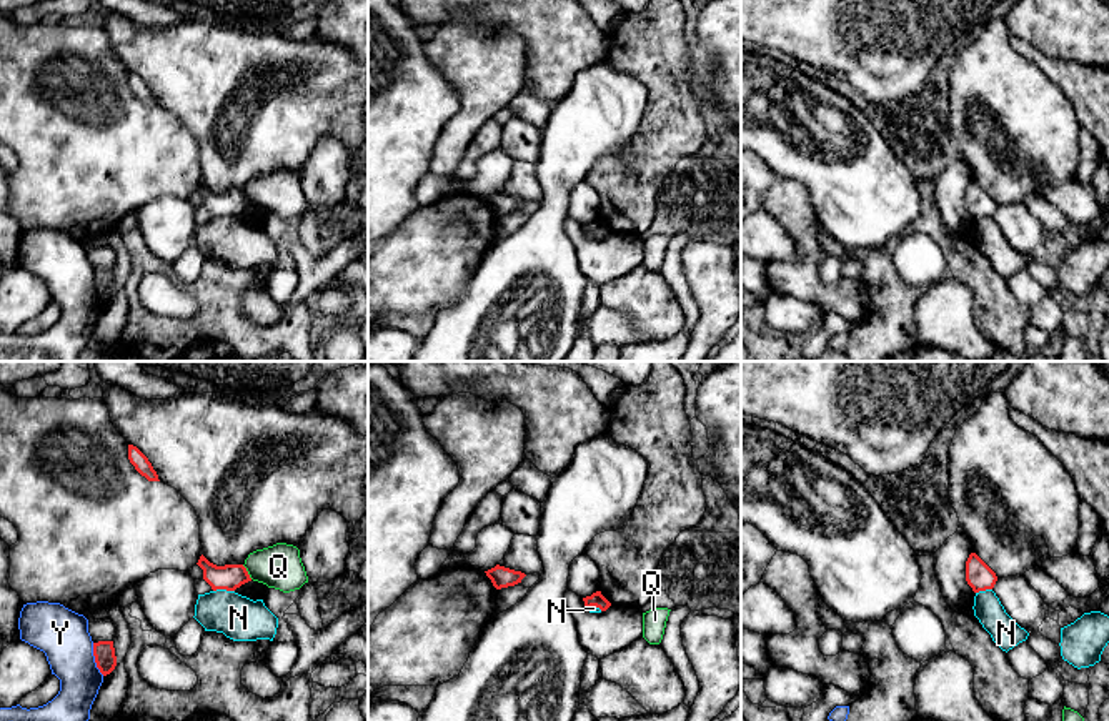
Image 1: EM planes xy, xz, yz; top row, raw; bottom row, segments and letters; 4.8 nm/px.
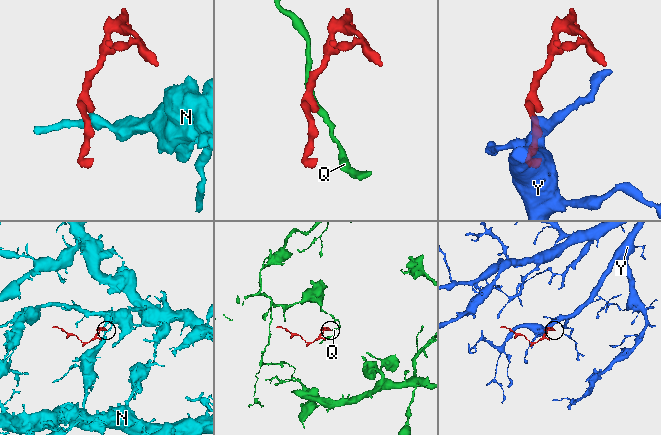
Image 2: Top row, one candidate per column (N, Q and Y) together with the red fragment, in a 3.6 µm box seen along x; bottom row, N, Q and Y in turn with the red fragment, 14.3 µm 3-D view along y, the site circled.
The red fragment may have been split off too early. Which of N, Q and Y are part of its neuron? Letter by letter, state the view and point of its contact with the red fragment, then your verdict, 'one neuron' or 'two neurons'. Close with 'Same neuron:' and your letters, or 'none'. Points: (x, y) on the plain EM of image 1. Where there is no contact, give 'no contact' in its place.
N: xy (223, 215) | two neurons
Q: xy (247, 198) | two neurons
Y: xy (95, 287) | two neurons
Same neuron: none

